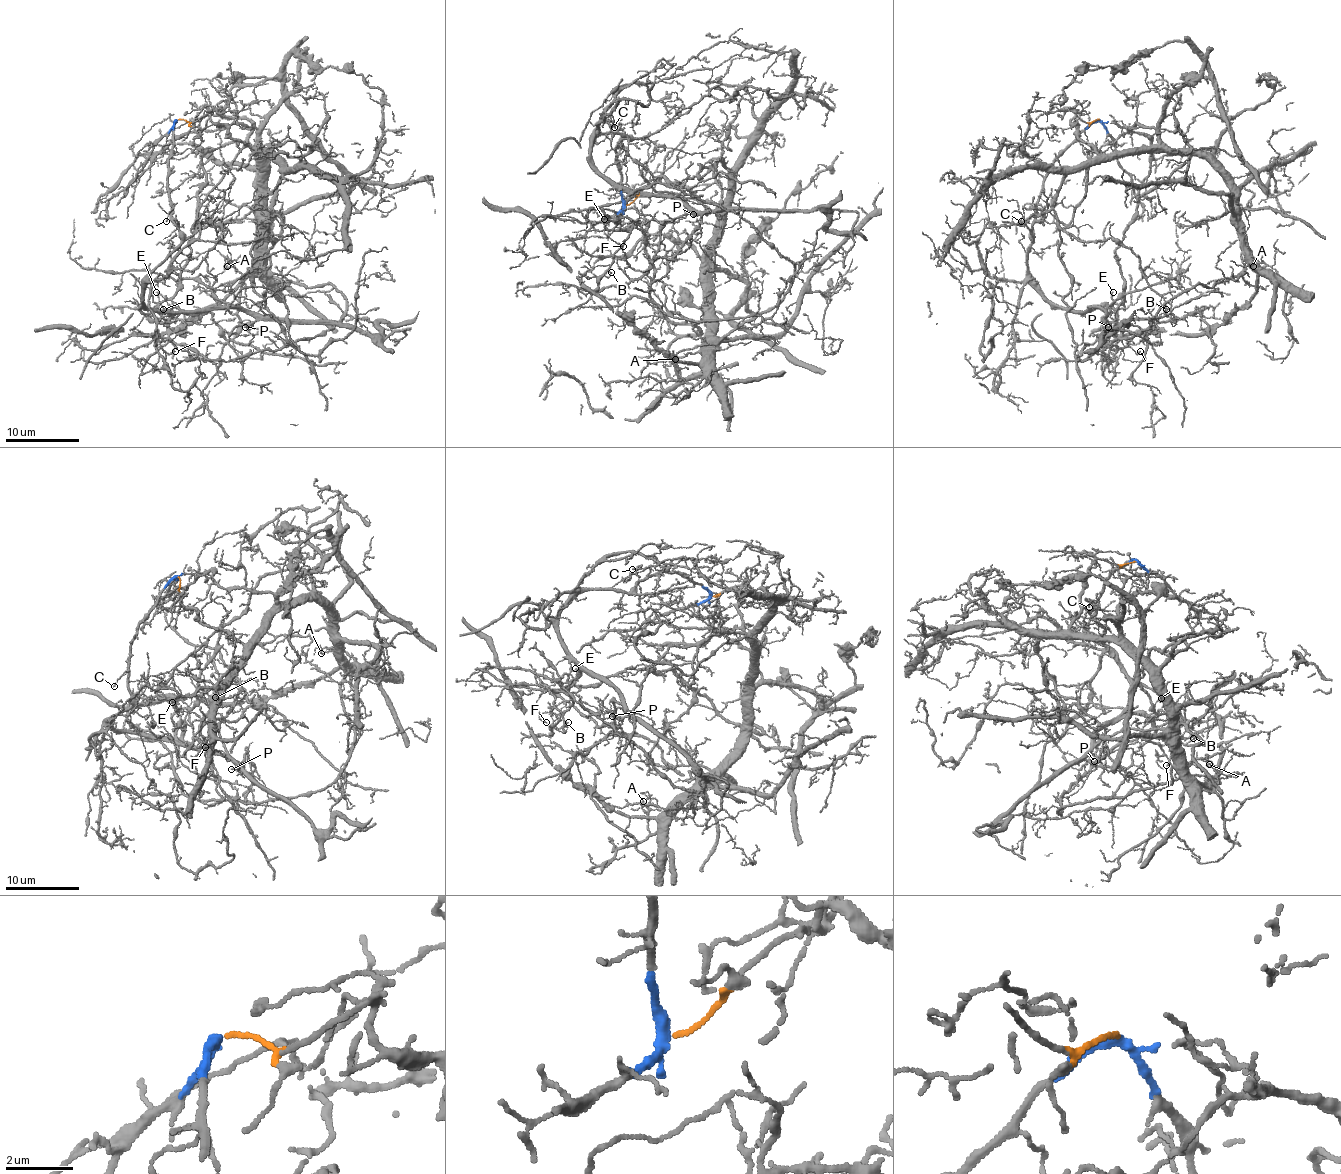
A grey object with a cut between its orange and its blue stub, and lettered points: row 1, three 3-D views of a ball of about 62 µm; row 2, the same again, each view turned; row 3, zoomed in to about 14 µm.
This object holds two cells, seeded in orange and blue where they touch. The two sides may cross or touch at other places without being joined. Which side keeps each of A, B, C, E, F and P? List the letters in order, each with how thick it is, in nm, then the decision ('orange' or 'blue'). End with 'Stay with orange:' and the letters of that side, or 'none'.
A: calibre 120 nm; orange
B: calibre 110 nm; blue
C: calibre 110 nm; blue
E: calibre 100 nm; blue
F: calibre 130 nm; blue
P: calibre 120 nm; blue
Stay with orange: A

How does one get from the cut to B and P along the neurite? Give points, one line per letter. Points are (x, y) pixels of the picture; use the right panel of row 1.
B: (1098, 120), (1047, 175), (1030, 279), (1069, 311), (1110, 307), (1111, 331), (1134, 320), (1165, 322), (1167, 309)
P: (1098, 120), (1047, 175), (1037, 203), (1028, 274), (1034, 285), (1069, 311), (1098, 307), (1108, 327)

